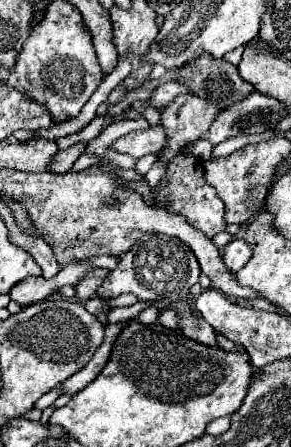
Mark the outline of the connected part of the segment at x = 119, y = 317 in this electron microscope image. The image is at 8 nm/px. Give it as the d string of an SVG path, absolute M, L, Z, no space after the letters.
M137 301L132 307L114 307L108 311L108 323L124 323L128 319L134 319L138 313L154 306L155 303Z

